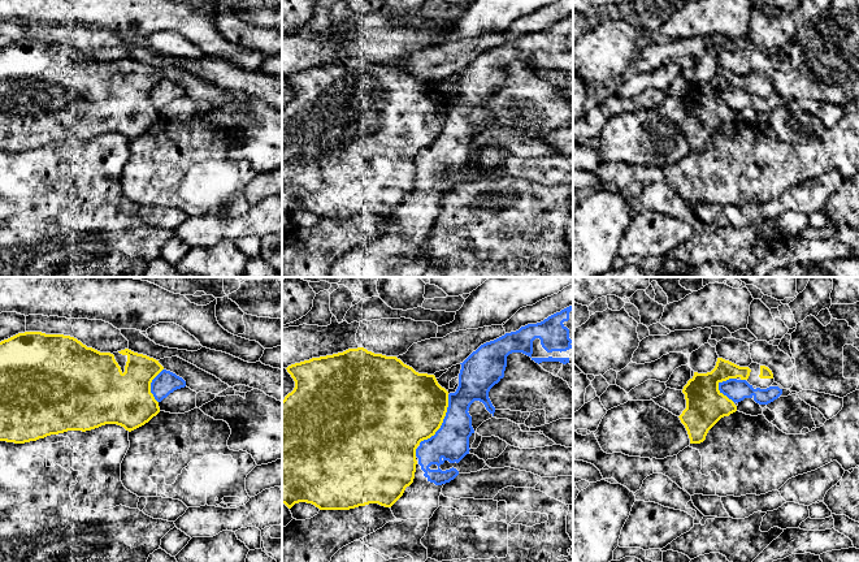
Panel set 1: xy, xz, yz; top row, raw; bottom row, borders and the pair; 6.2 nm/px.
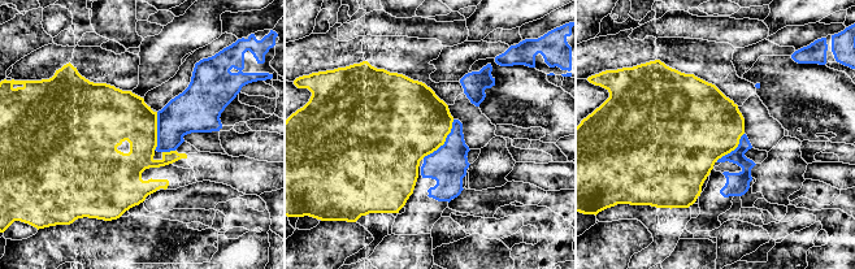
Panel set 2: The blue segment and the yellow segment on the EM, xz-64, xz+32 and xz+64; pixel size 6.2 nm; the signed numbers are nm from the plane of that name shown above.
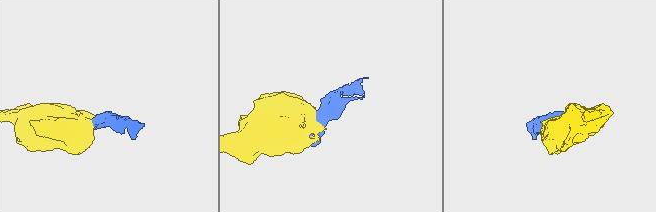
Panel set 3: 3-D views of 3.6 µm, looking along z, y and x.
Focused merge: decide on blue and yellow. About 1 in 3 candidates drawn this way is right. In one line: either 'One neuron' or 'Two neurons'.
Two neurons

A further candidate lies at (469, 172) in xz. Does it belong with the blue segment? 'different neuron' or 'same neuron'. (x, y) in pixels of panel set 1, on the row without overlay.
different neuron

